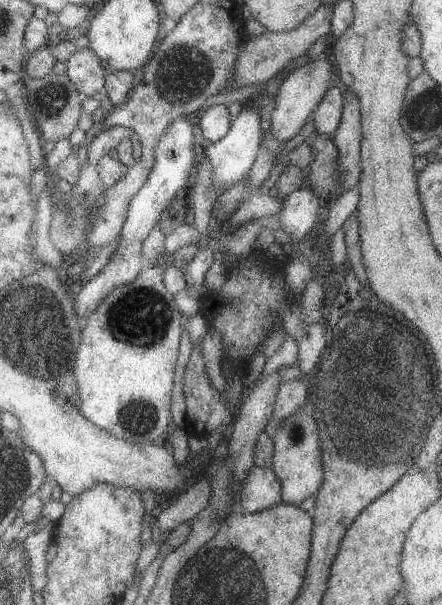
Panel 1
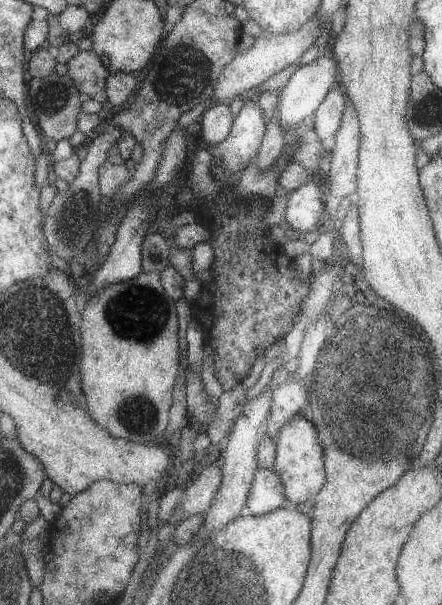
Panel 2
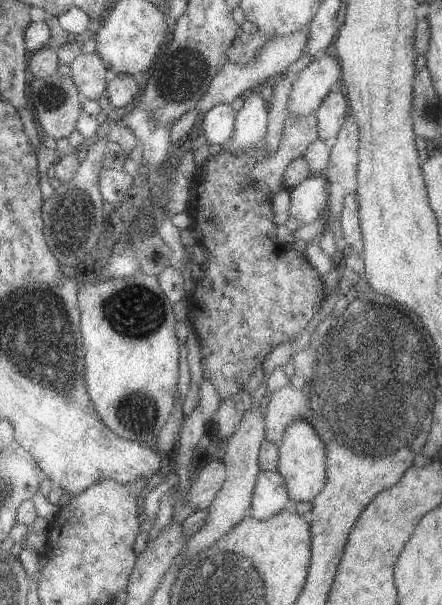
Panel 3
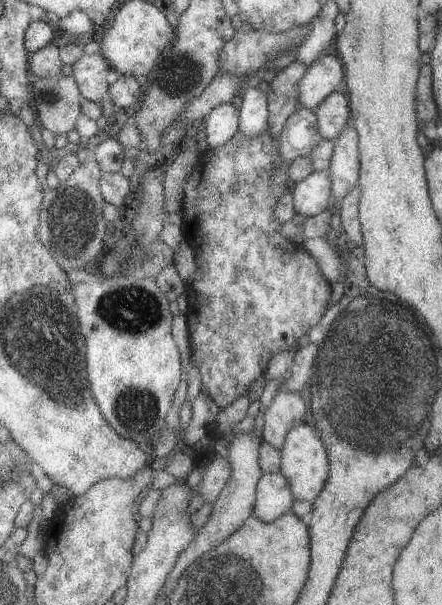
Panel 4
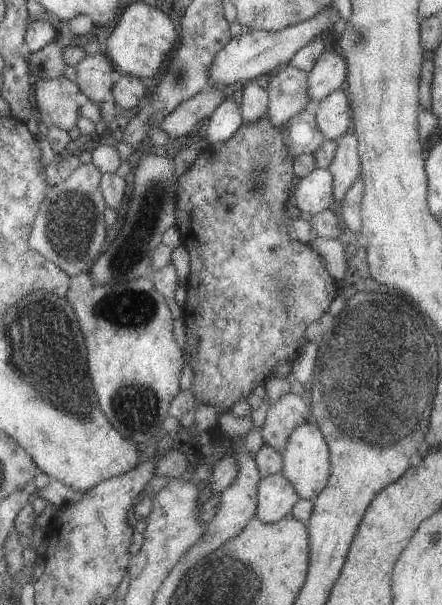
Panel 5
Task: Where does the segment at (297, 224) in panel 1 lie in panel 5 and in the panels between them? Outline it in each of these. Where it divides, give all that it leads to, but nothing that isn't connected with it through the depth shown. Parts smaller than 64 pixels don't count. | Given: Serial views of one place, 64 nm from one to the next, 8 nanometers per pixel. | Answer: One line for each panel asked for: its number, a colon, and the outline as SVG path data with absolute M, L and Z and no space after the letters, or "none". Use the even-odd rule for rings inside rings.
2: M311 178L309 182L301 184L291 194L287 194L285 198L287 198L287 208L285 208L283 222L287 224L287 228L295 232L305 232L305 234L317 228L317 220L321 212L325 210L323 206L325 184L323 182Z
3: M323 174L309 176L293 190L289 190L289 218L297 220L299 226L317 220L323 212L327 212L327 178Z
4: M311 172L289 188L297 216L311 218L331 204L331 178L327 172Z
5: M315 168L309 172L309 176L295 182L291 196L301 214L305 218L311 218L333 204L333 176L329 170Z

